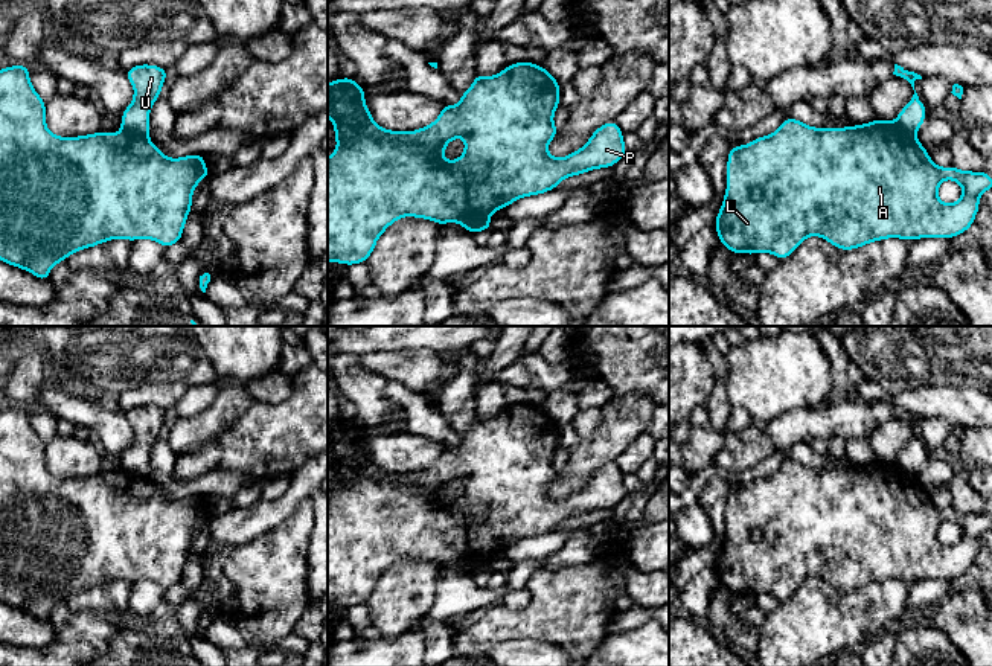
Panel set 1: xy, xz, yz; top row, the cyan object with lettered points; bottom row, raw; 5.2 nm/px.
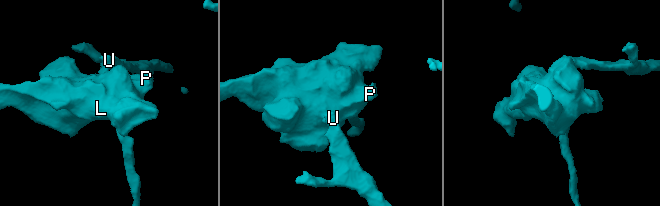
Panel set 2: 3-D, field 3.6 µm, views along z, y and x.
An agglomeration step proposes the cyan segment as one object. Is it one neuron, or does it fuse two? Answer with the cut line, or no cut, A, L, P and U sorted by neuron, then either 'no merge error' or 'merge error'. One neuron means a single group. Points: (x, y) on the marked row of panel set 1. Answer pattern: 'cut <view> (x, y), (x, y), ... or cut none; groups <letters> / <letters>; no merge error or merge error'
cut xz (488, 217), (473, 220), (467, 229); groups A L P / U; merge error

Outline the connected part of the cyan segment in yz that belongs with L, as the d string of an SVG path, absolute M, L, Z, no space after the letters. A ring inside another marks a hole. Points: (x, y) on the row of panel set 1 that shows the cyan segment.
M786 117L770 136L757 137L748 145L731 146L727 160L727 189L715 221L719 244L733 255L771 253L786 259L812 235L826 239L840 250L855 250L873 241L901 238L954 238L968 232L978 213L980 197L992 189L987 172L939 168L923 145L905 134L898 122L876 119L864 125L844 128L814 128L797 119ZM943 180L954 180L963 187L958 201L946 204L937 197Z

